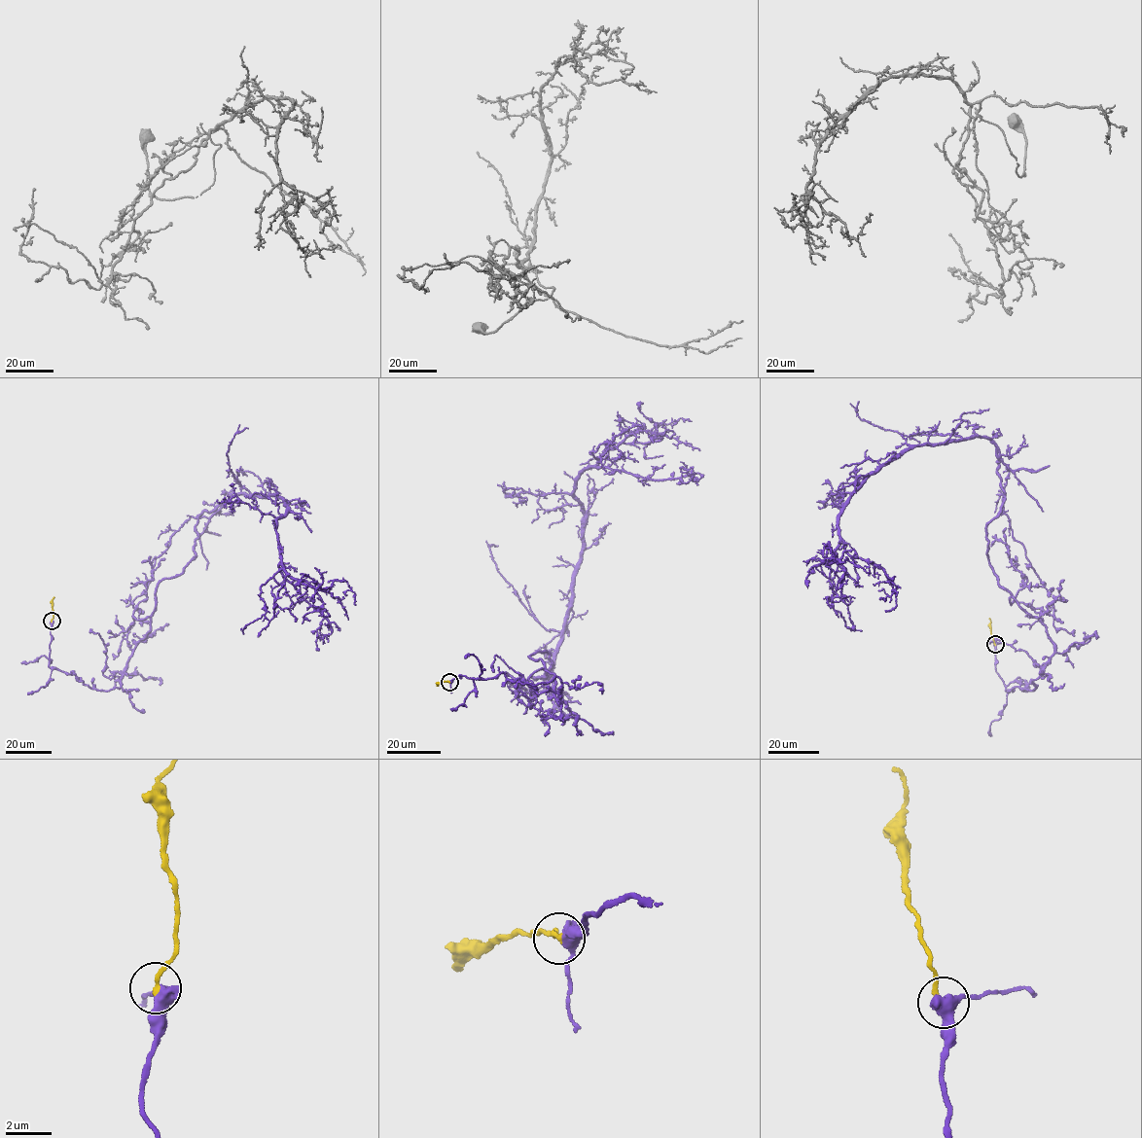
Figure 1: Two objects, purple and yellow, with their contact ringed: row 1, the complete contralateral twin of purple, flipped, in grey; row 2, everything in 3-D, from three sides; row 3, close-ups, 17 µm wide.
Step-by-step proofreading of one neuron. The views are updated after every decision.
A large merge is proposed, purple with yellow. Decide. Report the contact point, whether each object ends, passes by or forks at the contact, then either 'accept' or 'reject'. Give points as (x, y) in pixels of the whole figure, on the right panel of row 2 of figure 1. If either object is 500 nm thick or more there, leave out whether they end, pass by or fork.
at (995, 644); accept

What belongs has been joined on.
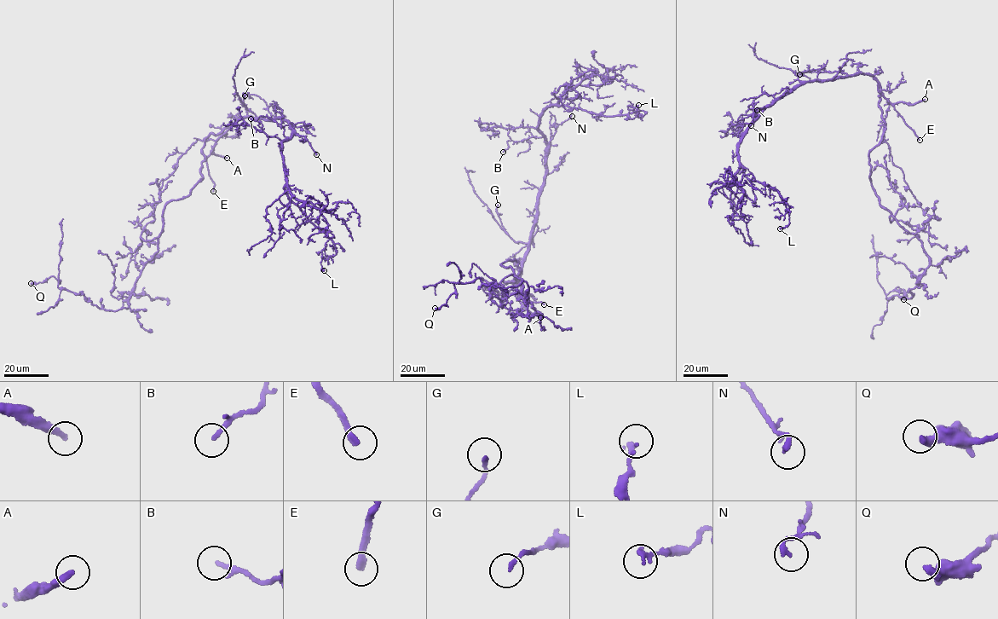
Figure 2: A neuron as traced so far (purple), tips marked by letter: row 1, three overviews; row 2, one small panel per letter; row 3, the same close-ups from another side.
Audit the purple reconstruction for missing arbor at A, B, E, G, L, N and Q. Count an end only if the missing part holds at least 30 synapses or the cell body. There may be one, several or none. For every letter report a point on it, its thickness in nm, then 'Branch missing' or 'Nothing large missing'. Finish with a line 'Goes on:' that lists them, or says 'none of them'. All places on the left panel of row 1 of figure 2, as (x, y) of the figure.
A: Place: (227, 158). Thickness 280 nm. Branch missing
B: Place: (250, 118). Thickness 180 nm. Nothing large missing
E: Place: (213, 191). Thickness 240 nm. Branch missing
G: Place: (245, 95). Thickness 180 nm. Nothing large missing
L: Place: (324, 270). Thickness 240 nm. Nothing large missing
N: Place: (316, 154). Thickness 240 nm. Nothing large missing
Q: Place: (31, 283). Thickness 360 nm. Nothing large missing
Goes on: A, E

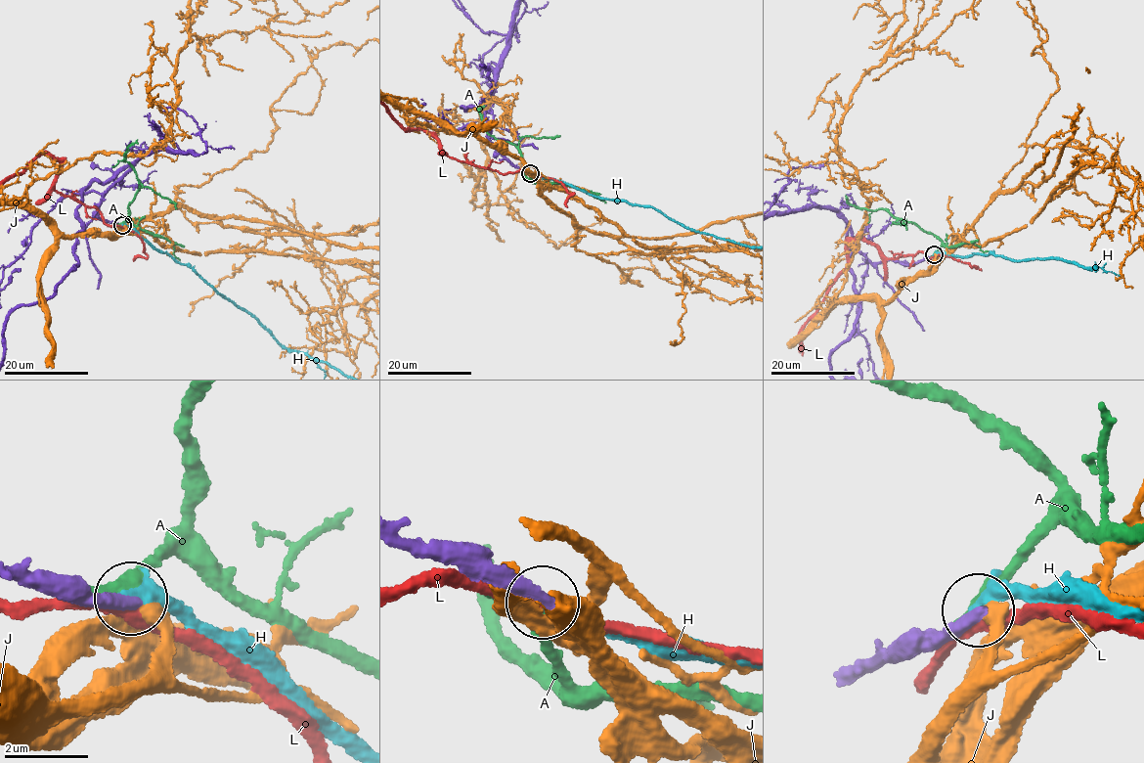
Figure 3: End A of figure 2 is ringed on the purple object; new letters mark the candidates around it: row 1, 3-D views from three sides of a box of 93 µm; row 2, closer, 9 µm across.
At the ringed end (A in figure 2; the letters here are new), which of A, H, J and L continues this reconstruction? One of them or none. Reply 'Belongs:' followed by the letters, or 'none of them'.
Belongs: H

